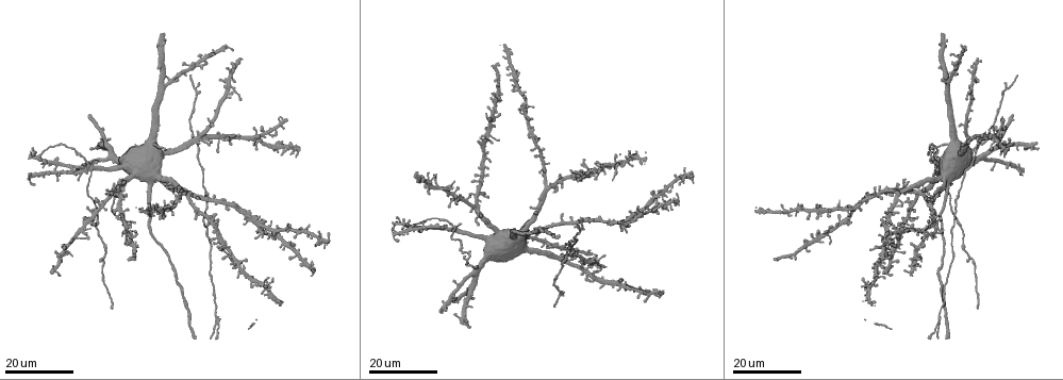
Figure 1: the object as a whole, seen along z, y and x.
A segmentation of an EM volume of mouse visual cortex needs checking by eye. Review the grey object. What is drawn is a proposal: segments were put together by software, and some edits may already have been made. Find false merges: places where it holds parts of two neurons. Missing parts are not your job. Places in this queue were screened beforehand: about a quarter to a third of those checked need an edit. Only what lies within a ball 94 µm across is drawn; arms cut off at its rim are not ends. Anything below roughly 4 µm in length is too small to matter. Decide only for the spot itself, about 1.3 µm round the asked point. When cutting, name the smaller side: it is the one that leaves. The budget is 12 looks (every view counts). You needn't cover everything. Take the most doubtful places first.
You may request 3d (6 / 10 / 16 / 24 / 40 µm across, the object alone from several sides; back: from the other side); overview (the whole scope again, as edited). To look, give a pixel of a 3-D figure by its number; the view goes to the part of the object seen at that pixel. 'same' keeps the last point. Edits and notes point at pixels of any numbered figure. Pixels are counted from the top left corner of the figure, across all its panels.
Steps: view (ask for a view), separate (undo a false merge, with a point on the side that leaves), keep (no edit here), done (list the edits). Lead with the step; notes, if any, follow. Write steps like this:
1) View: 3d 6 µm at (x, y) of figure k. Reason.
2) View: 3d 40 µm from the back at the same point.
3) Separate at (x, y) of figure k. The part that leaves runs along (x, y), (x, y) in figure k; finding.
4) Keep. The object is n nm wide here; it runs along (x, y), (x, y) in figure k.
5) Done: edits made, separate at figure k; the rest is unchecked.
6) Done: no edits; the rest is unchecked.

View: 3d 16 µm at (939, 320) of figure 1. Four or more arms meet.

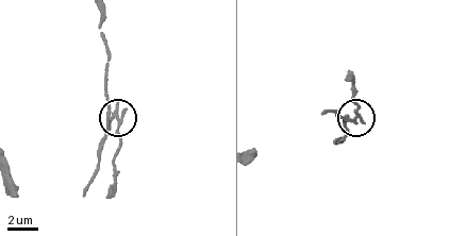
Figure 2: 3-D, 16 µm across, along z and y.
View: 3d 10 µm at (114, 117) of figure 2.

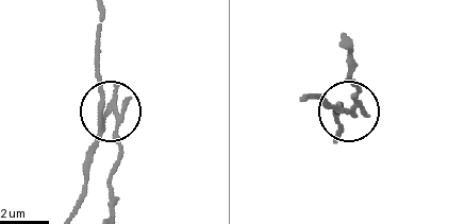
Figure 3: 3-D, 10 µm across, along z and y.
Separate at (119, 149) of figure 3. 4 arms meet here; the part that leaves runs along (105, 121), (112, 115), (118, 123), (112, 208) in figure 3; two neurons meet here.

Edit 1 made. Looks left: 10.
View: 3d 16 µm at (866, 284) of figure 1. Thin arm on a thick one.

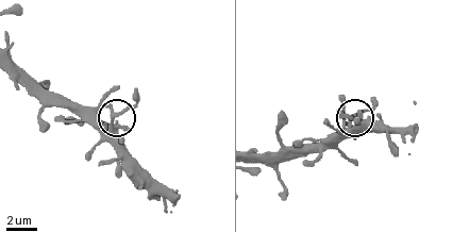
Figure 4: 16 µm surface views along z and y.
View: 3d 10 µm at (112, 121) of figure 4.

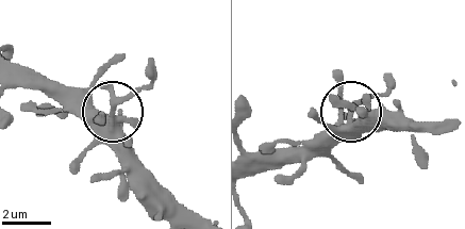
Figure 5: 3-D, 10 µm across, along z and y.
Keep. The object is 310 nm wide here; all the same neuron.

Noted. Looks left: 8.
View: 3d 16 µm at (923, 232) of figure 1. Branch point.

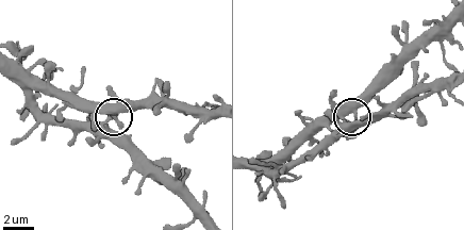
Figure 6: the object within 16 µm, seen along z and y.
View: 3d 10 µm at (112, 116) of figure 6.

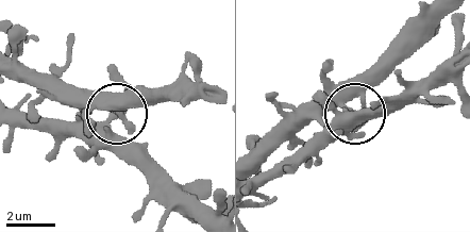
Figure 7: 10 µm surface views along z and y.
View: 3d 10 µm from the back at (119, 114) of figure 7.

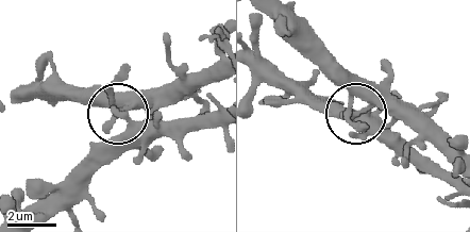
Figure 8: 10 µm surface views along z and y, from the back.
Keep. It runs along (217, 62), (126, 106), (113, 129), (111, 153), (97, 169) in figure 8; one neuron here.

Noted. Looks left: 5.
View: 3d 16 µm at (90, 171) of figure 1. Arms part here.

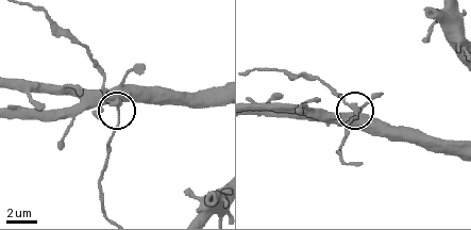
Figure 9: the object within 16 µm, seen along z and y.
View: 3d 10 µm at (118, 108) of figure 9.

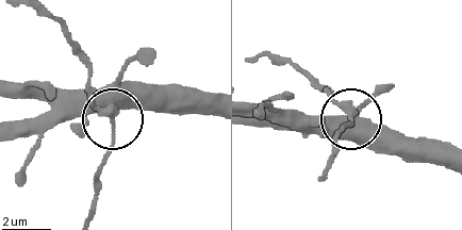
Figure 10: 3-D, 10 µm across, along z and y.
Keep. The object is 270 nm wide here; all the same neuron.

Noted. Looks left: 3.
View: 3d 16 µm at (884, 258) of figure 1.

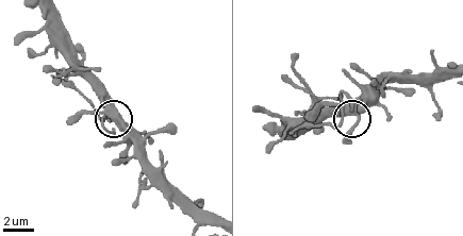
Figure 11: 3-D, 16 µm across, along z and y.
View: 3d 10 µm at (358, 114) of figure 11.

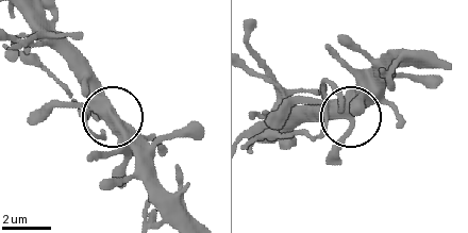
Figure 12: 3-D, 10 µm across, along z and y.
Keep. The object is 440 nm wide here; all the same neuron.

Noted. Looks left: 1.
Done: edits made, separate at figure 3; the rest is unchecked.

